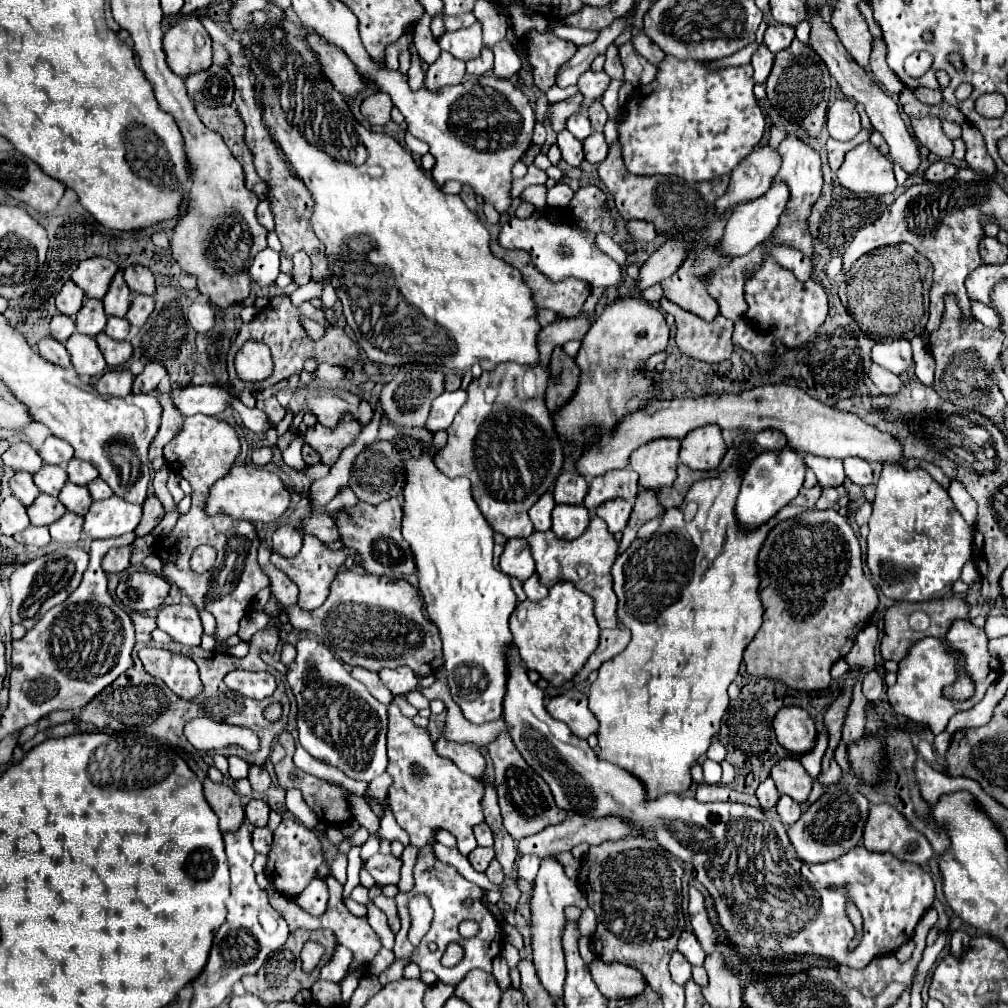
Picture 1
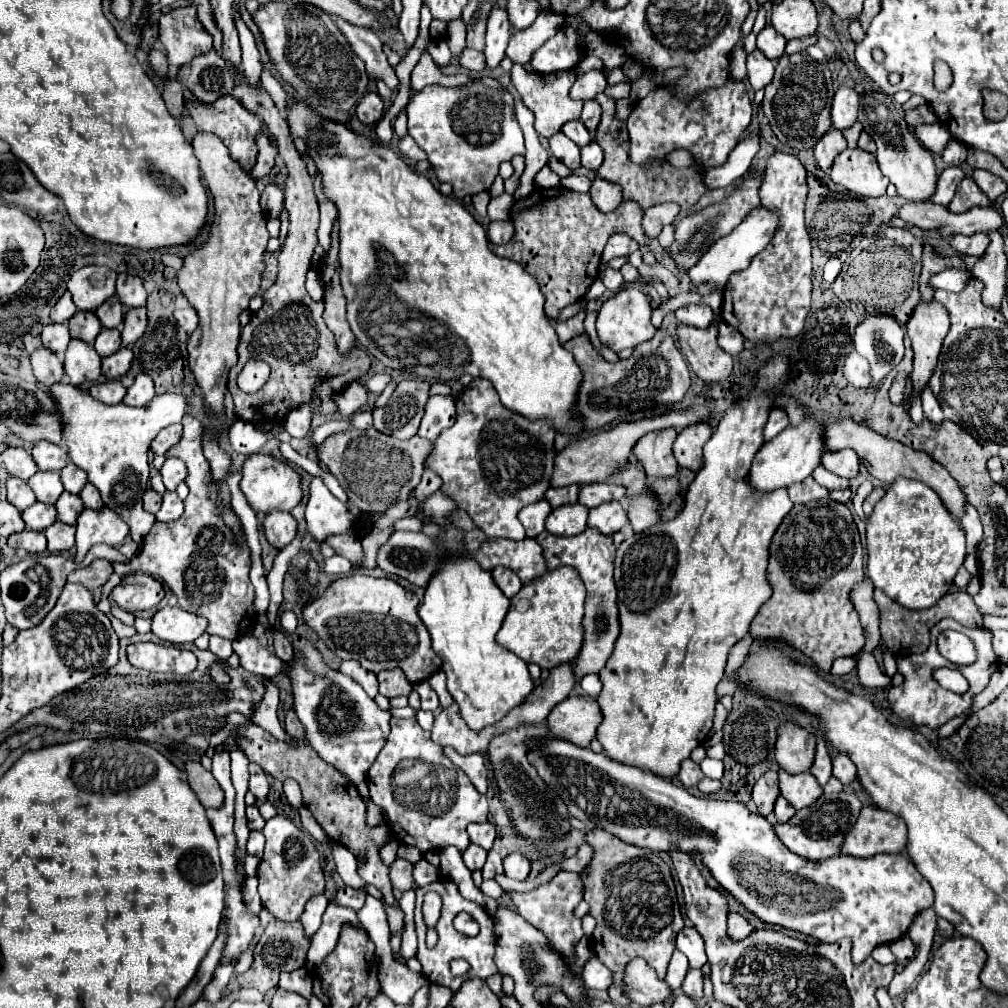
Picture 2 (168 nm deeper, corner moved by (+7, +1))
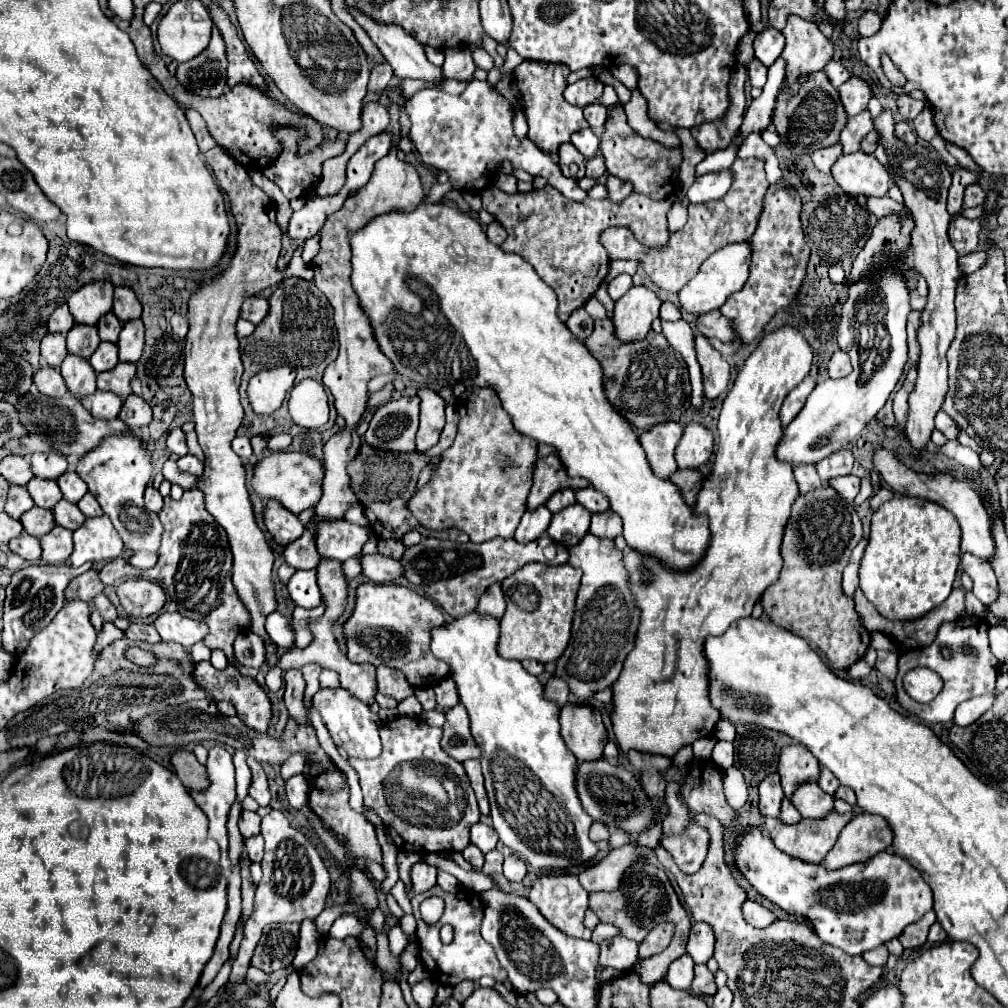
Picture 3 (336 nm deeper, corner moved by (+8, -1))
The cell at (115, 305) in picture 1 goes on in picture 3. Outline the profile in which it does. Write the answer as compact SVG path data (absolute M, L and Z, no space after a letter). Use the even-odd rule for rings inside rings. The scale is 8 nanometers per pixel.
M112 311L102 315L100 321L98 321L98 333L100 333L102 341L114 341L116 343L120 329L122 329L122 323L120 323L120 319Z

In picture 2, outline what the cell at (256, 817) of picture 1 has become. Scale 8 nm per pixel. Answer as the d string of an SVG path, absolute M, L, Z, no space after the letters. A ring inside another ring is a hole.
M247 807L247 821L249 821L249 829L257 829L257 831L261 831L265 825L265 819L261 817L257 807Z

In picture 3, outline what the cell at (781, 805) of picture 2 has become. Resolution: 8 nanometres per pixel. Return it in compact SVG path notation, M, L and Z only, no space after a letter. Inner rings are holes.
M784 797L782 799L782 813L780 813L780 819L786 823L786 825L794 825L802 819L802 815L796 811L796 807Z

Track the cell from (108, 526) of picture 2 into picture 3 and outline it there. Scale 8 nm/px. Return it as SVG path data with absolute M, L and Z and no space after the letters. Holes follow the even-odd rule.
M108 515L88 517L80 529L74 531L74 553L70 565L80 567L86 561L104 563L120 557L124 543L114 529Z

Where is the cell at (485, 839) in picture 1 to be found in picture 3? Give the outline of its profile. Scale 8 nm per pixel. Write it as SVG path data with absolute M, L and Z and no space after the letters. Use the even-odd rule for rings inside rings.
M476 823L476 825L472 825L472 829L470 829L470 837L472 837L472 843L474 843L482 853L492 851L492 849L496 847L496 843L498 843L498 835L496 835L496 831L494 831L492 827L484 825L484 823Z

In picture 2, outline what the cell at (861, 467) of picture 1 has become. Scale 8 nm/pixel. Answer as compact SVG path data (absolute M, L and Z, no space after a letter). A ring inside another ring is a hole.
M841 449L841 451L825 451L823 463L827 471L845 477L855 479L859 475L859 457L853 449Z

